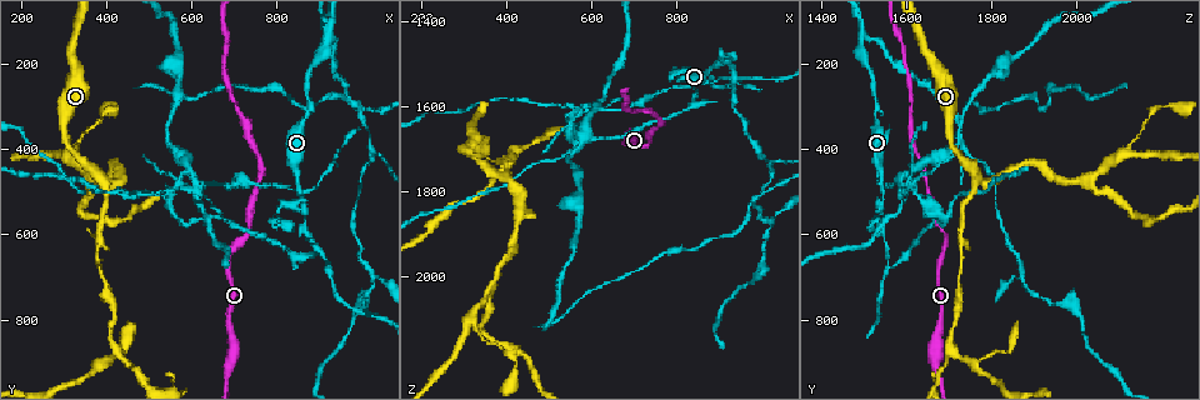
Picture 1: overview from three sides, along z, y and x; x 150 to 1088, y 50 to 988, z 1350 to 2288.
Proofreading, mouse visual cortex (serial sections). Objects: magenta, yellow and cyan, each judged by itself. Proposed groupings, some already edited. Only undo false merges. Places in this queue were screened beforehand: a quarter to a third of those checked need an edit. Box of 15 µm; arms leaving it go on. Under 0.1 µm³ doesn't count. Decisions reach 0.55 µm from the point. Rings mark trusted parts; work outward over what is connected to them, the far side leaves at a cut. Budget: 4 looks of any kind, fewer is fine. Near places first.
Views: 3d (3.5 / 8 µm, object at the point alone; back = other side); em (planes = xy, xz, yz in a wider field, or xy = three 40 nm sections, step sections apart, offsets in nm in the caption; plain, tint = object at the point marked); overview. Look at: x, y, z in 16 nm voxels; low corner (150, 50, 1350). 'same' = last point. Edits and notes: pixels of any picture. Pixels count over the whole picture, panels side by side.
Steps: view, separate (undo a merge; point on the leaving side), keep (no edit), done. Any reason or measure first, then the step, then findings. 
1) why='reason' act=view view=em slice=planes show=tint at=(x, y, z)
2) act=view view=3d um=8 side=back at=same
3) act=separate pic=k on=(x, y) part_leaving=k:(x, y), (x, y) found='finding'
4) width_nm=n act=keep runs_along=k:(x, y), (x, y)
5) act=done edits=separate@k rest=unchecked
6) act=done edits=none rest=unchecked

why='narrows sharply' act=view view=3d um=3.5 at=(845, 485, 1540)

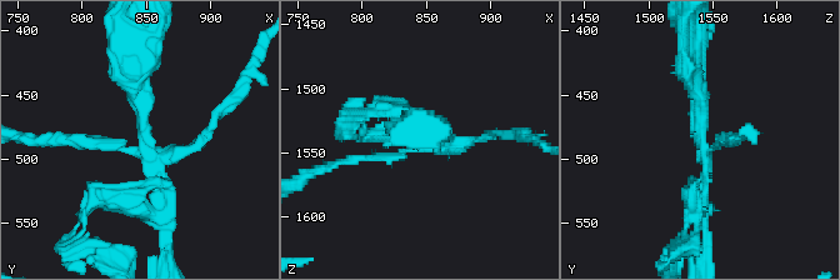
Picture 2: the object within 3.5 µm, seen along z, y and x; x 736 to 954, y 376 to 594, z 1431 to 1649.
act=view view=em slice=xy step=1 show=tint at=(848, 492, 1546)

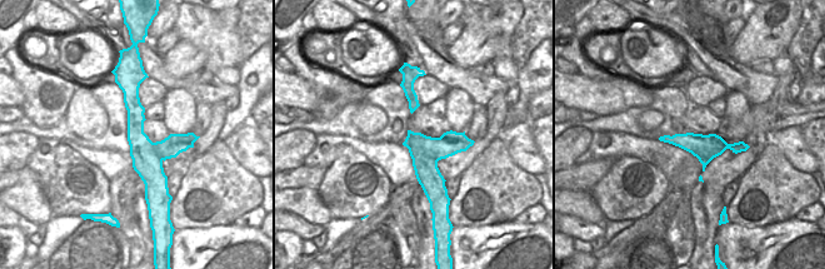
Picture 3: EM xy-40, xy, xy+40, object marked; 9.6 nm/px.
act=separate pic=2 on=(95, 145) border=3:(423, 135), (423, 150), (436, 162) found='two cells meet here'

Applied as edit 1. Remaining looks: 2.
why='side arm on a straight run' act=view view=3d um=3.5 at=(370, 475, 2015)

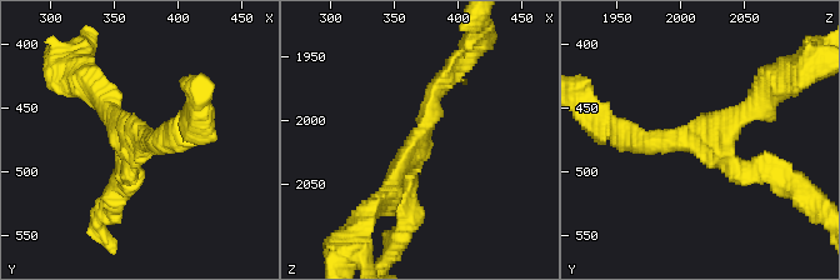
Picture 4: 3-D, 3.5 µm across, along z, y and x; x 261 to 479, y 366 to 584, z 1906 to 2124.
arms=3 arm_widths_nm=200,250,250 why='need the tissue' act=view view=em slice=xy step=2 show=tint at=(370, 478, 2018)

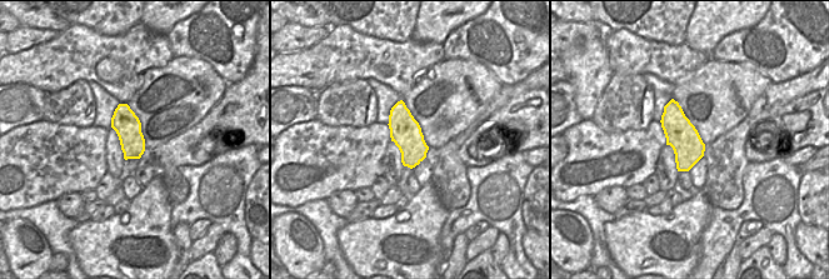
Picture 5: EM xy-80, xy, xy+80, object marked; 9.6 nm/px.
width_nm=300 act=keep runs_along=4:(451, 70), (381, 201) found='all the same cell'

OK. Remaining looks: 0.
act=done edits=separate@2 rest=unchecked

